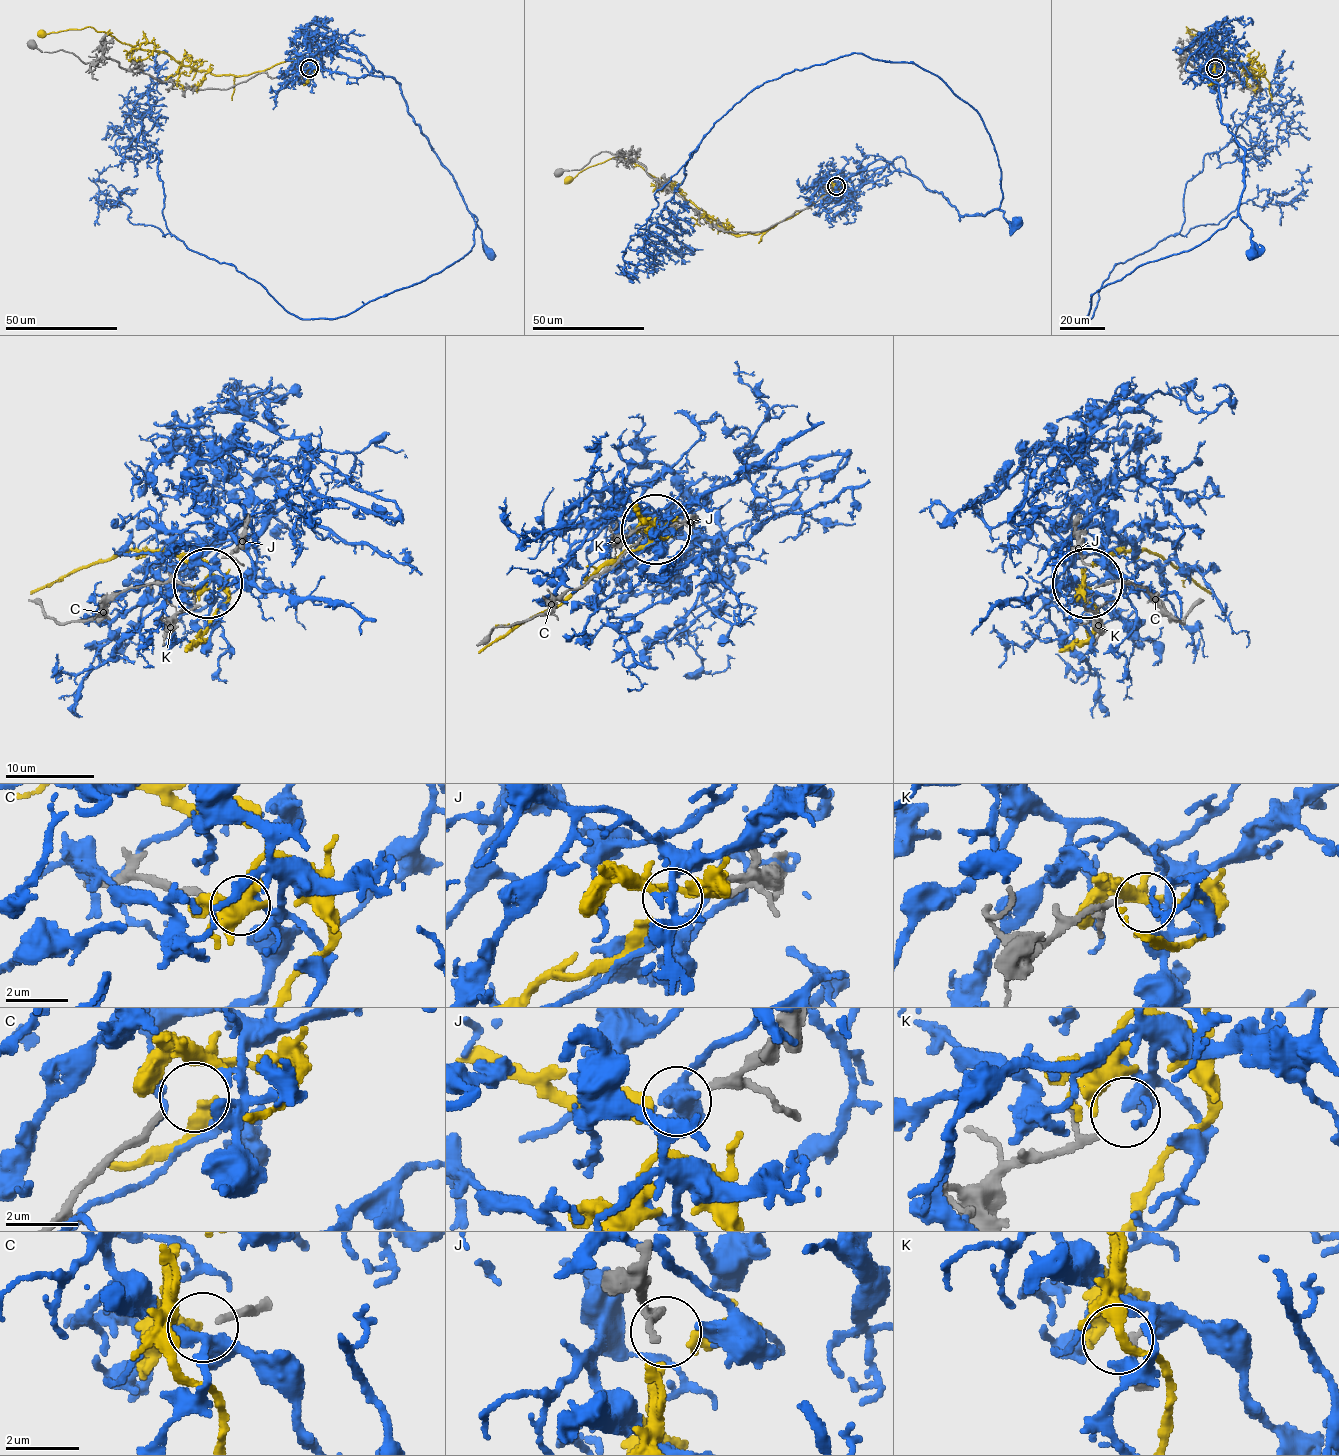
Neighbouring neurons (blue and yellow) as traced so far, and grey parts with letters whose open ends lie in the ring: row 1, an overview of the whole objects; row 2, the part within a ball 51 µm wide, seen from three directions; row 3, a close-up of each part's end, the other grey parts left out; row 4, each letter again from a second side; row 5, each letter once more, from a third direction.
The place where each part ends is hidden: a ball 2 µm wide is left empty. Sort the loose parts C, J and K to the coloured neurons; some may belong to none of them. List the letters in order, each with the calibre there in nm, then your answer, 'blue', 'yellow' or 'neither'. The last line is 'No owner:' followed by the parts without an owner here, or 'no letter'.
C: 170 nm | neither
J: 190 nm | yellow
K: 120 nm | blue
No owner: C

